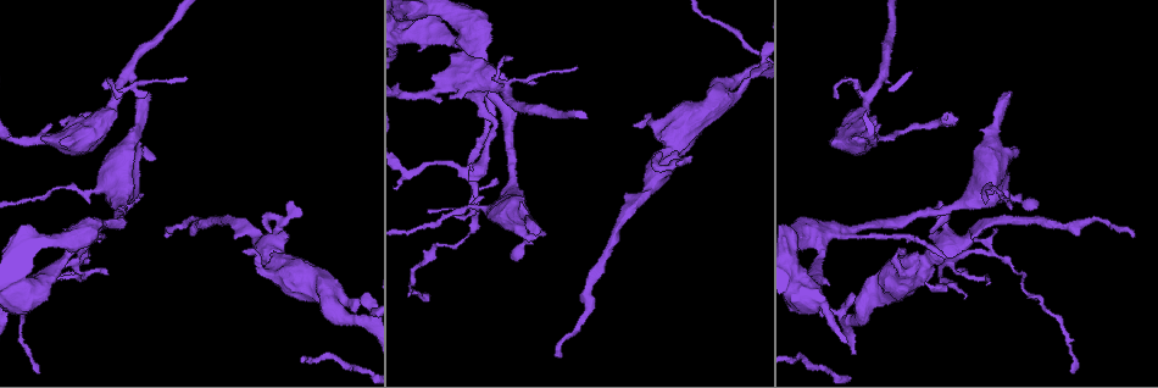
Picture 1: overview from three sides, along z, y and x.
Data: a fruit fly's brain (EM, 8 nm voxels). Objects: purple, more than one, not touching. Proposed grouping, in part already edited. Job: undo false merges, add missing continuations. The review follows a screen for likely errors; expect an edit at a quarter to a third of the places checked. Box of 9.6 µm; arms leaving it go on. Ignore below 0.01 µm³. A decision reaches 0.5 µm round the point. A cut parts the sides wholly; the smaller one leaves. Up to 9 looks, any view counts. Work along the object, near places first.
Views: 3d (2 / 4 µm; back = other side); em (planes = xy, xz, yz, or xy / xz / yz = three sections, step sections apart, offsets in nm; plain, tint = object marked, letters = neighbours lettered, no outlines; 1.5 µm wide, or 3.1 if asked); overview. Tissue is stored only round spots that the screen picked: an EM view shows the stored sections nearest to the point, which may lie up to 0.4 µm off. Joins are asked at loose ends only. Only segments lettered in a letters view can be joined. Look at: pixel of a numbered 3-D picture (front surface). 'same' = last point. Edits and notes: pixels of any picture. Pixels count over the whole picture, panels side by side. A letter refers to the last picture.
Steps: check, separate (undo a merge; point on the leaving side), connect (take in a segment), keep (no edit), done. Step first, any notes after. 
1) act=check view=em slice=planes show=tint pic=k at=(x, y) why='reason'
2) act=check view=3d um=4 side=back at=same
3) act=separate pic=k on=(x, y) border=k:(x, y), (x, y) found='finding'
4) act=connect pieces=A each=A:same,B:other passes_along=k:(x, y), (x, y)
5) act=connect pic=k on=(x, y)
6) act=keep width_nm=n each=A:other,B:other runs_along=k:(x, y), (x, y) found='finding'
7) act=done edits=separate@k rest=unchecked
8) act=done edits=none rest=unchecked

act=check view=3d um=4 side=back pic=1 at=(166, 235) why='long arm stops here'

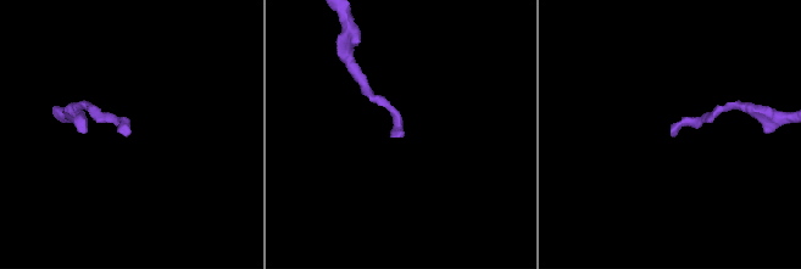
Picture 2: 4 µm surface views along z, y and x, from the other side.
act=check view=em slice=planes show=letters pic=2 at=(393, 136)

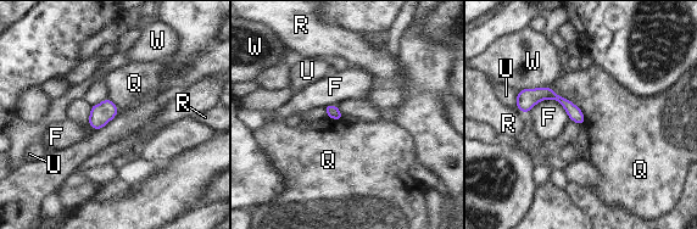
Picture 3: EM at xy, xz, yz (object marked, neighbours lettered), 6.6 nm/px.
act=keep longest_contact=Q:340nm each=F:other,Q:other,R:other,U:other,W:other border=3:(550, 87), (580, 109), (584, 124) found='none of them fits'

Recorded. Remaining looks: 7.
act=check view=3d um=2 pic=1 at=(1038, 208) why='branch stops here'

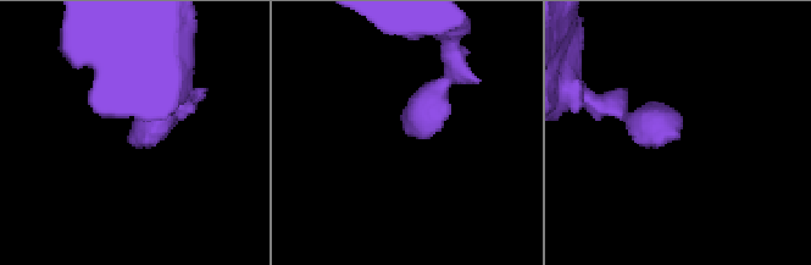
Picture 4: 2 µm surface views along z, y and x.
act=check view=em slice=planes show=plain pic=4 at=(678, 135)

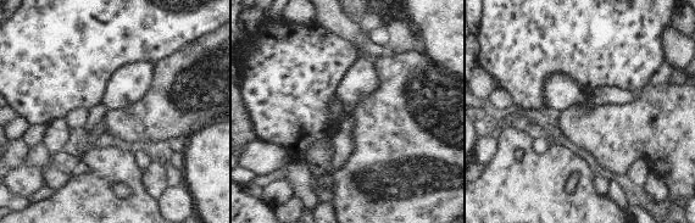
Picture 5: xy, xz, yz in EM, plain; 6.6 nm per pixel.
act=check view=em slice=planes show=letters at=same

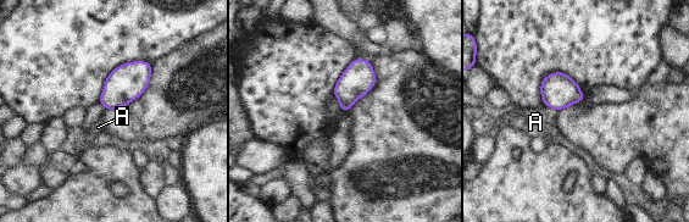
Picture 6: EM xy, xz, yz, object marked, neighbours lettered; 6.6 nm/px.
act=keep width_nm=190 each=A:other border=6:(545, 105), (557, 111) found='no lettered segment goes on from it'

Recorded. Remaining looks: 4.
act=check view=3d um=2 side=back pic=1 at=(539, 230) why='branch stops here'

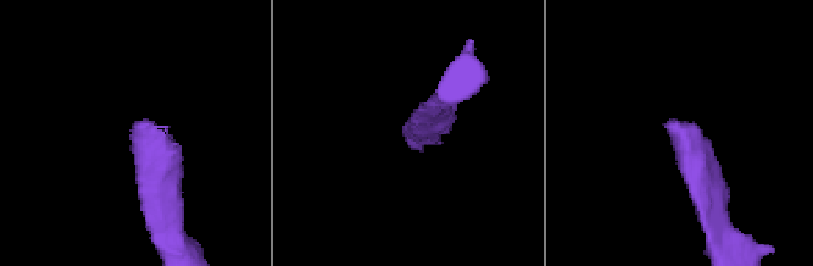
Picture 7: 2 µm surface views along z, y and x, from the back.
act=check view=em slice=xy step=8 show=letters pic=7 at=(411, 143)

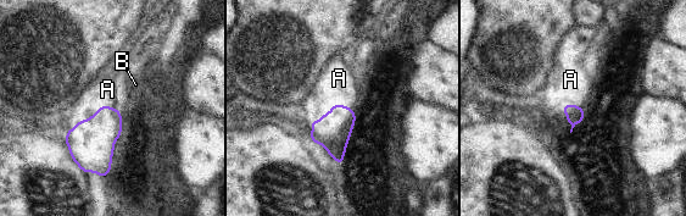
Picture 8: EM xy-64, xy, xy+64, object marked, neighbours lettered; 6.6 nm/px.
act=check view=em slice=planes show=letters at=same

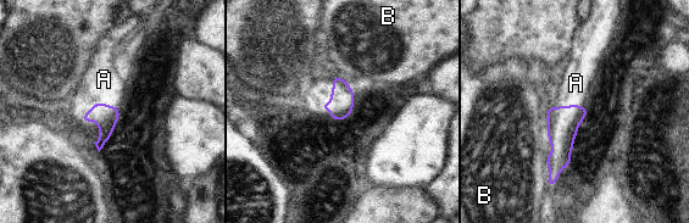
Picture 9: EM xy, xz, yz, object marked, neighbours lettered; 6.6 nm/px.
act=connect pieces=A longest_contact=A:240nm each=A:same,B:other found='the cell continues'

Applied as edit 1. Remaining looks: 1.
act=done edits=connect@9 rest=unchecked

